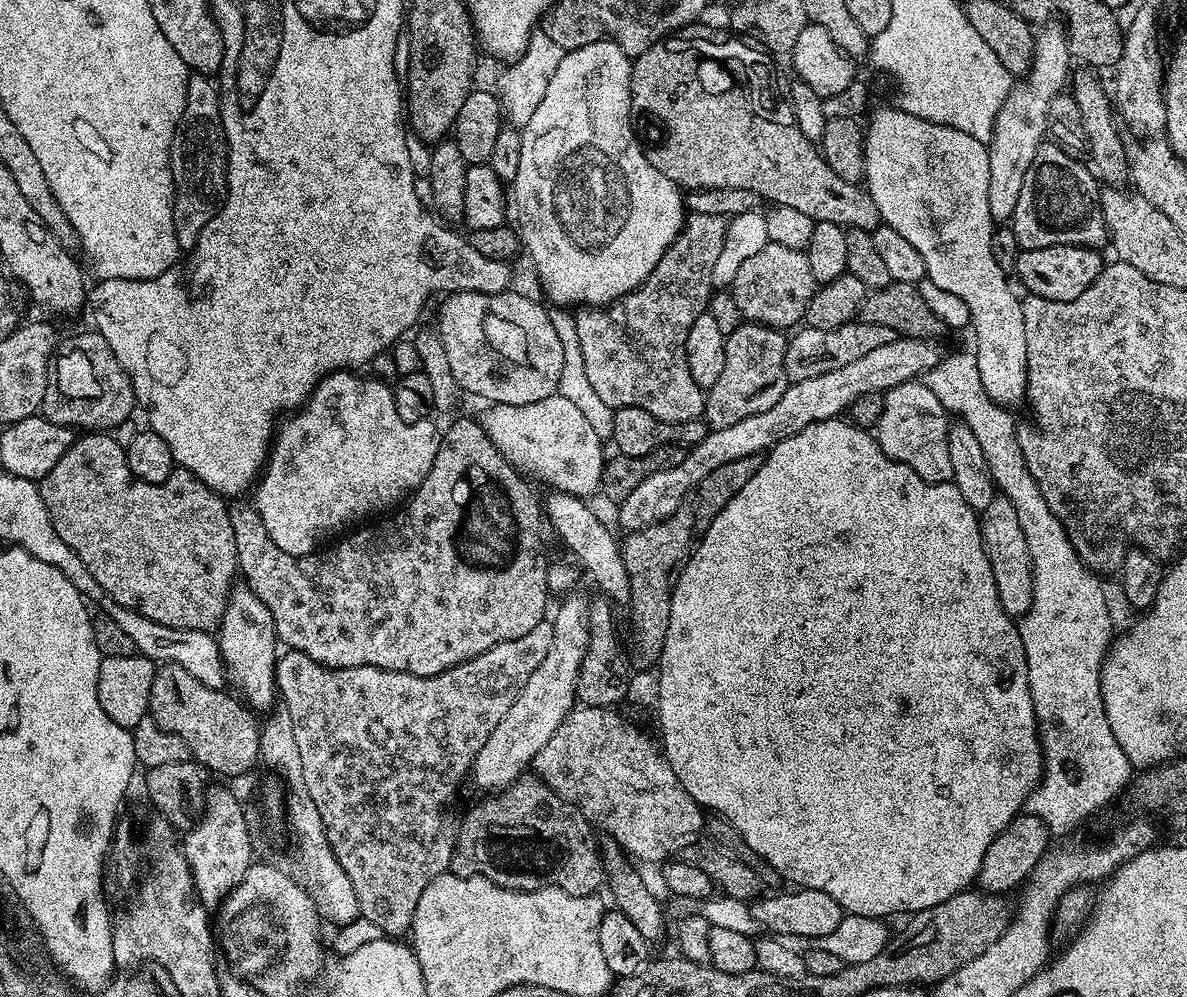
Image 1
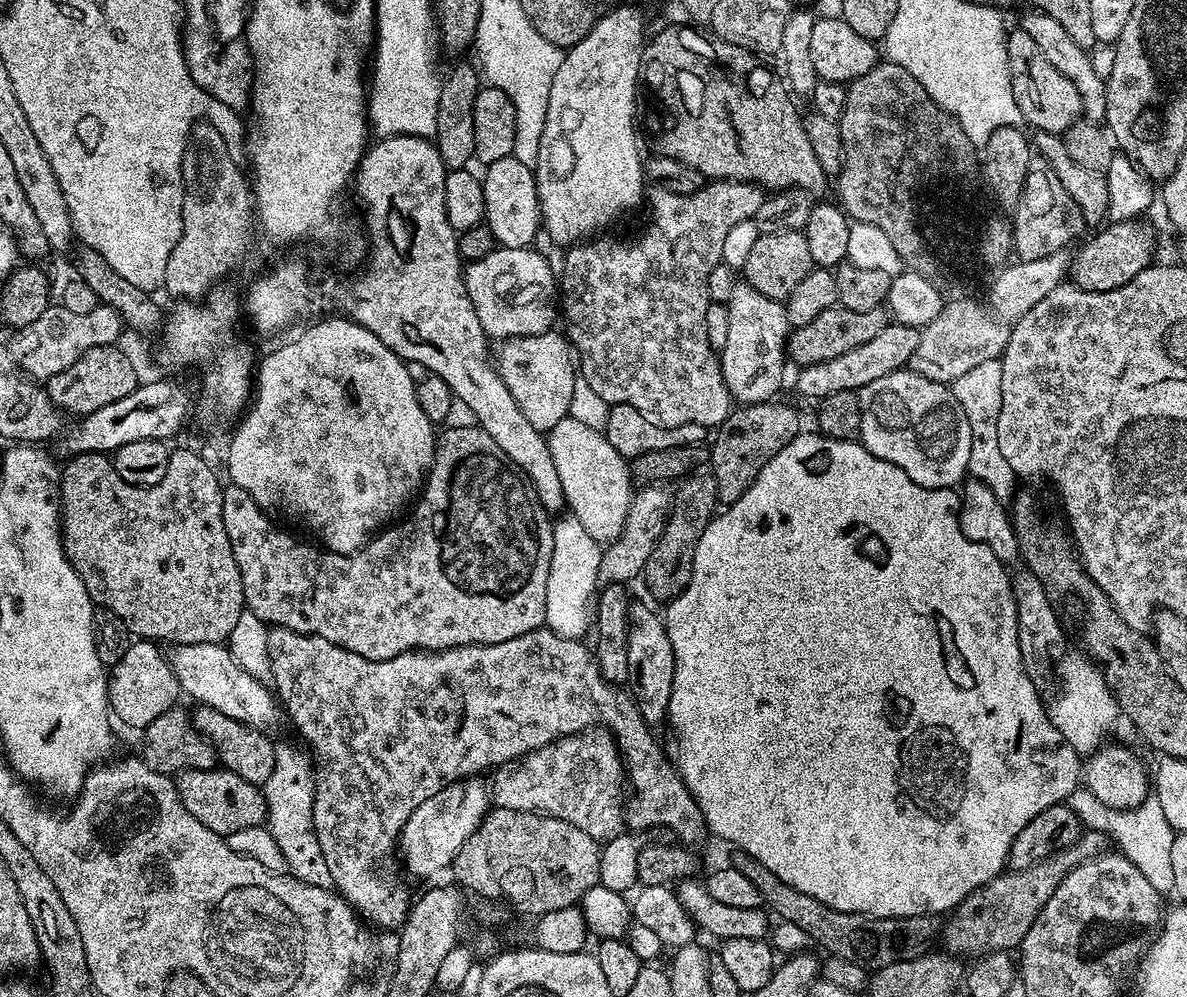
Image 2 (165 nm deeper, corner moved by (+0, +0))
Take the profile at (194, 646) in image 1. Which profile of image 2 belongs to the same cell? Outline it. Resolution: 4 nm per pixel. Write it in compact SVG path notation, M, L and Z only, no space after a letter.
M223 643L178 644L171 651L170 663L174 674L181 689L187 695L189 692L196 699L194 701L261 730L267 729L267 724L275 718L278 700L269 685L252 677L232 657Z

